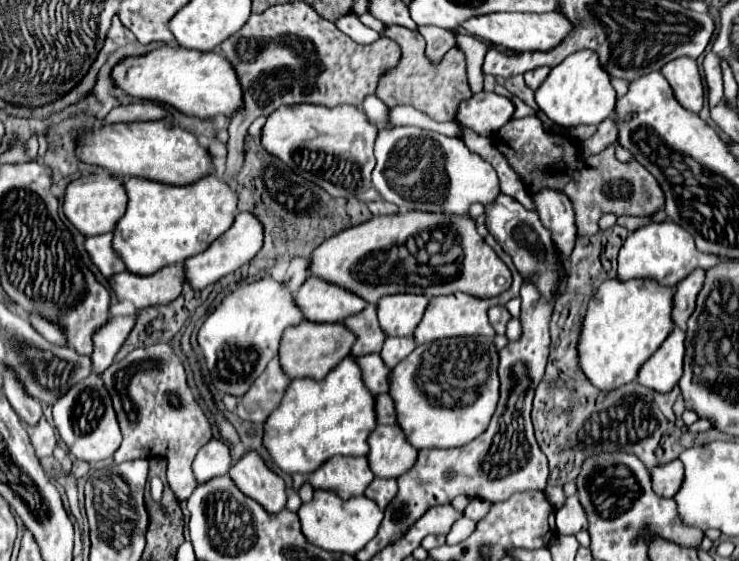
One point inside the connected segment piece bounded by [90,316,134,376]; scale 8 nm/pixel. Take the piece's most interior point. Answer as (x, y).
(107, 342)

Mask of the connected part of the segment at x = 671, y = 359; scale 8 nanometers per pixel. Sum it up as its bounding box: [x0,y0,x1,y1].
[638,328,686,392]

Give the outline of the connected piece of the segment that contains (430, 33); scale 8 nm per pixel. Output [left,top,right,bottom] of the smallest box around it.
[418,26,456,66]

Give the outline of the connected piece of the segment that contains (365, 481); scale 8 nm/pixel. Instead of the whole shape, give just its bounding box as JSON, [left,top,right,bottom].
[310,456,374,498]

